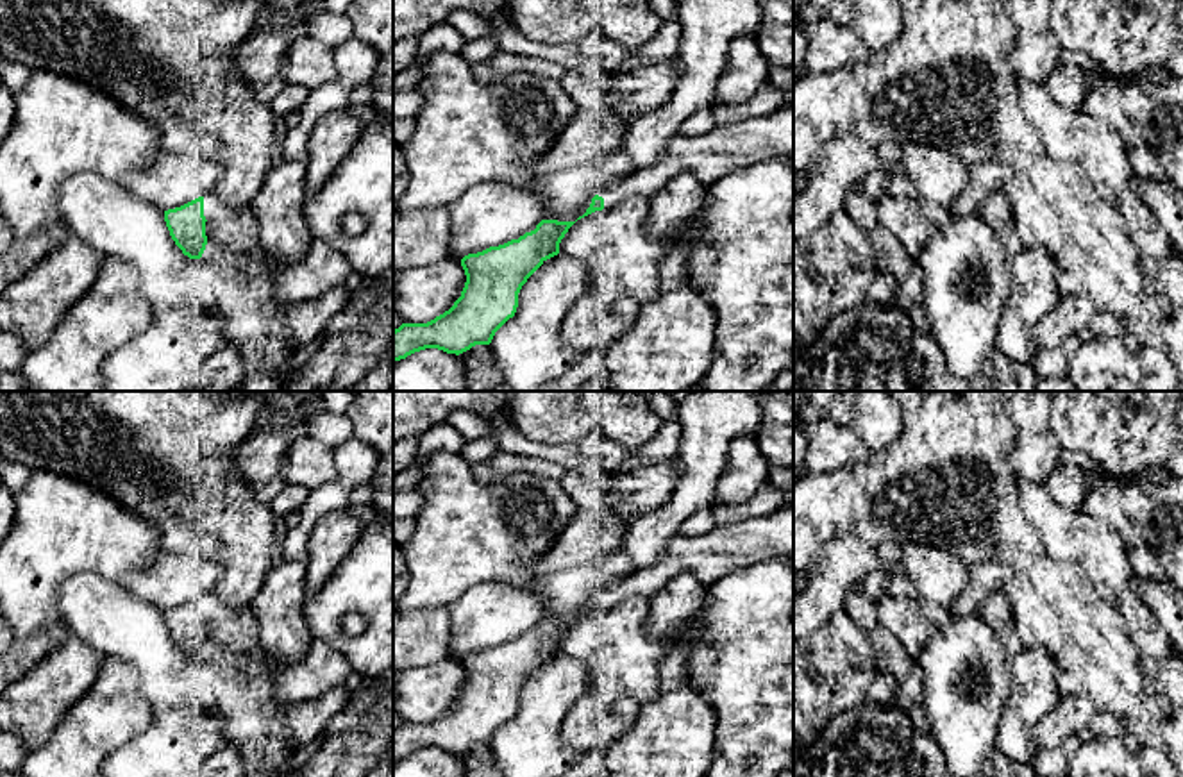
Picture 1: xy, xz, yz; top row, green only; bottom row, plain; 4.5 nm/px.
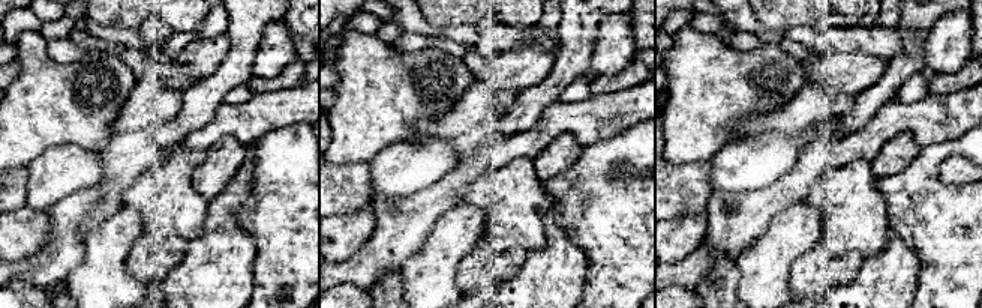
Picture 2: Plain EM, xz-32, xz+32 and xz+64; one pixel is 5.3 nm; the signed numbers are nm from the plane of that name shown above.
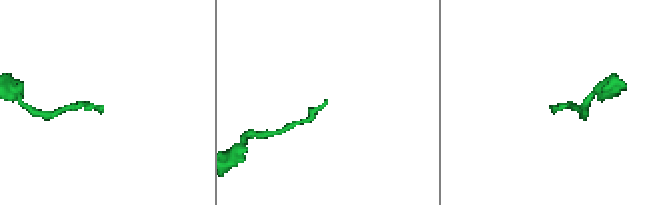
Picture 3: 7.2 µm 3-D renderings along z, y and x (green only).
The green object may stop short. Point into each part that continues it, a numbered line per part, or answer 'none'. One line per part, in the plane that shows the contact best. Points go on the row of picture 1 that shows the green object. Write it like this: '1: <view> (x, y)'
1: xy (236, 227)

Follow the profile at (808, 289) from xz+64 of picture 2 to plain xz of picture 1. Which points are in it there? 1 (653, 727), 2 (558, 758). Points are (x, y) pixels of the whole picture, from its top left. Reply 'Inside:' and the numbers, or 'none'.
Inside: none

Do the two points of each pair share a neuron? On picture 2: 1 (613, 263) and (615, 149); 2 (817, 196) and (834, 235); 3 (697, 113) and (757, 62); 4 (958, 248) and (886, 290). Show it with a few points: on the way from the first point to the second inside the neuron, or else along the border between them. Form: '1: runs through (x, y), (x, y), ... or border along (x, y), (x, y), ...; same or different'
1: runs through (613, 235), (613, 223), (603, 212), (603, 178); same
2: runs through (826, 205), (834, 212), (834, 226); same
3: runs through (712, 98), (726, 84), (735, 84), (742, 77); same
4: border along (901, 241), (915, 253), (919, 262), (916, 292); different

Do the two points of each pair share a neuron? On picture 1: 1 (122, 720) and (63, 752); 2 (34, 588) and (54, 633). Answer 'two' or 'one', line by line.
1: one
2: two

